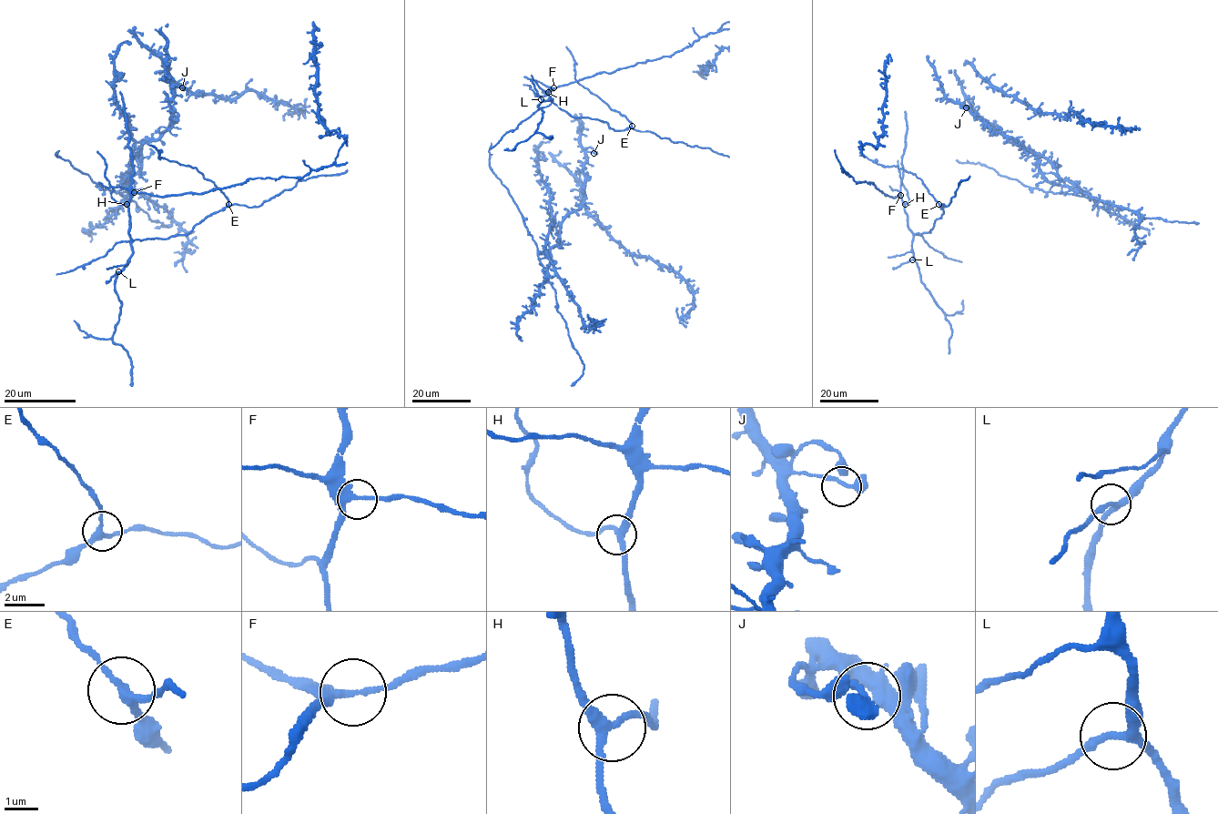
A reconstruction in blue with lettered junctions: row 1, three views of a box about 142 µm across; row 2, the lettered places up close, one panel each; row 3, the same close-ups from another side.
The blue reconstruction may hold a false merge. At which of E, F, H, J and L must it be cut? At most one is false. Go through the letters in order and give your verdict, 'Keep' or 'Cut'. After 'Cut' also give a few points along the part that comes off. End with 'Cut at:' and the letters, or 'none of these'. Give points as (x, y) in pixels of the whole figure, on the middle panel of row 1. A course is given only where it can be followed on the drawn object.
E: Keep
F: Keep
H: Keep
J: Keep
L: Keep
Cut at: none of these

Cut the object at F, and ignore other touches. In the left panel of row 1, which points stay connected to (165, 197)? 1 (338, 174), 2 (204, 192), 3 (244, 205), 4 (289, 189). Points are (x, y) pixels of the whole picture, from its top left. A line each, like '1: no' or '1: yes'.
1: no
2: yes
3: no
4: no

